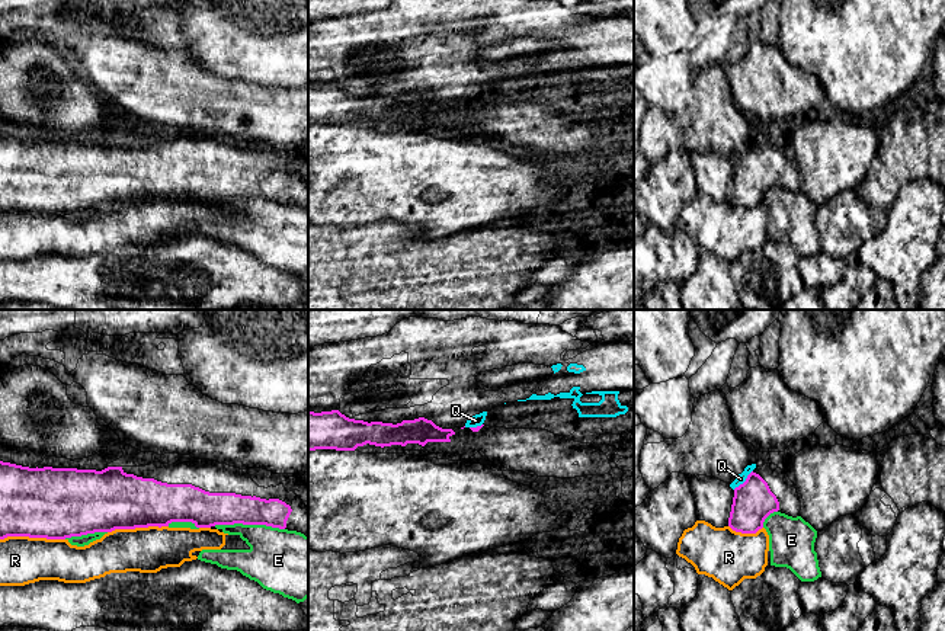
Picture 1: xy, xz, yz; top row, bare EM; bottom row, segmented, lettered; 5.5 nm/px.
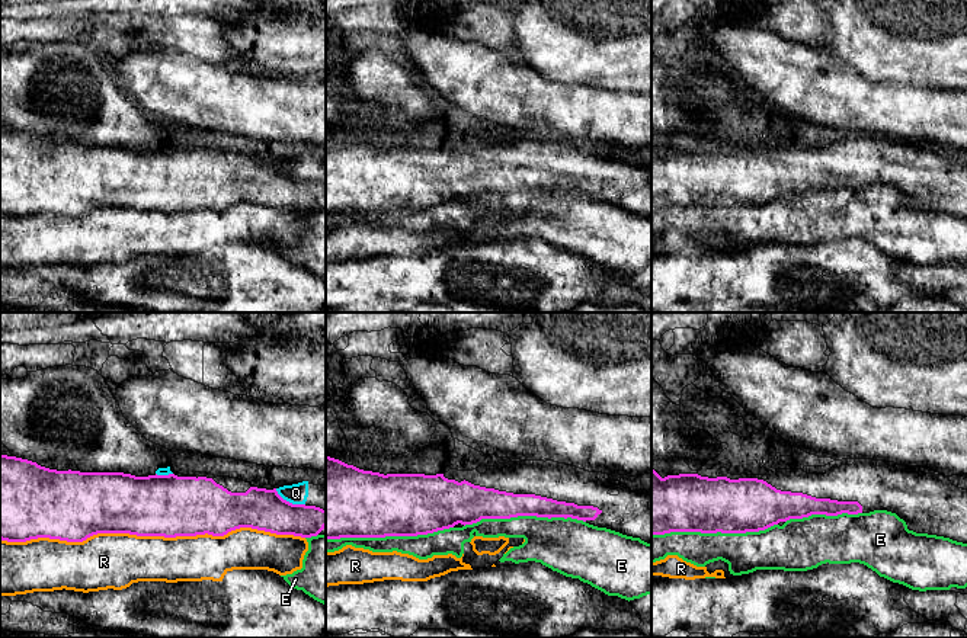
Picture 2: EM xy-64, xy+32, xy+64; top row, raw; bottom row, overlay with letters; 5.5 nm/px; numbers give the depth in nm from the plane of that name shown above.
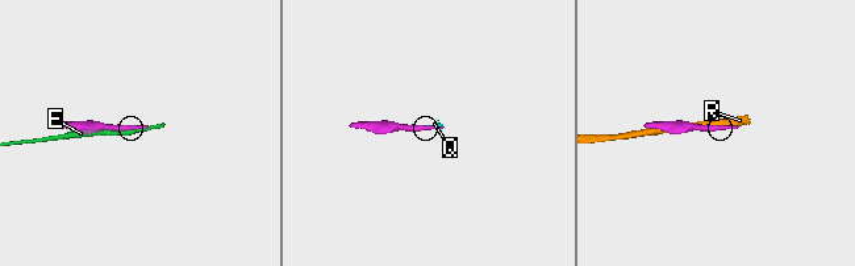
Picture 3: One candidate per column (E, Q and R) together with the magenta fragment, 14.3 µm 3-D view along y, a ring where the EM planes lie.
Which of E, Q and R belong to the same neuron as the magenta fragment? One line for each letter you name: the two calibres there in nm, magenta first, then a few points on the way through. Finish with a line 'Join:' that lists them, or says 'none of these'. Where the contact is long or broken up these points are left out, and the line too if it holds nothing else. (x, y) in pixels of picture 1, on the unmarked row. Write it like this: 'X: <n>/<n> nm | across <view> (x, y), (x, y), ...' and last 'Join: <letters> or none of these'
Join: none of these

